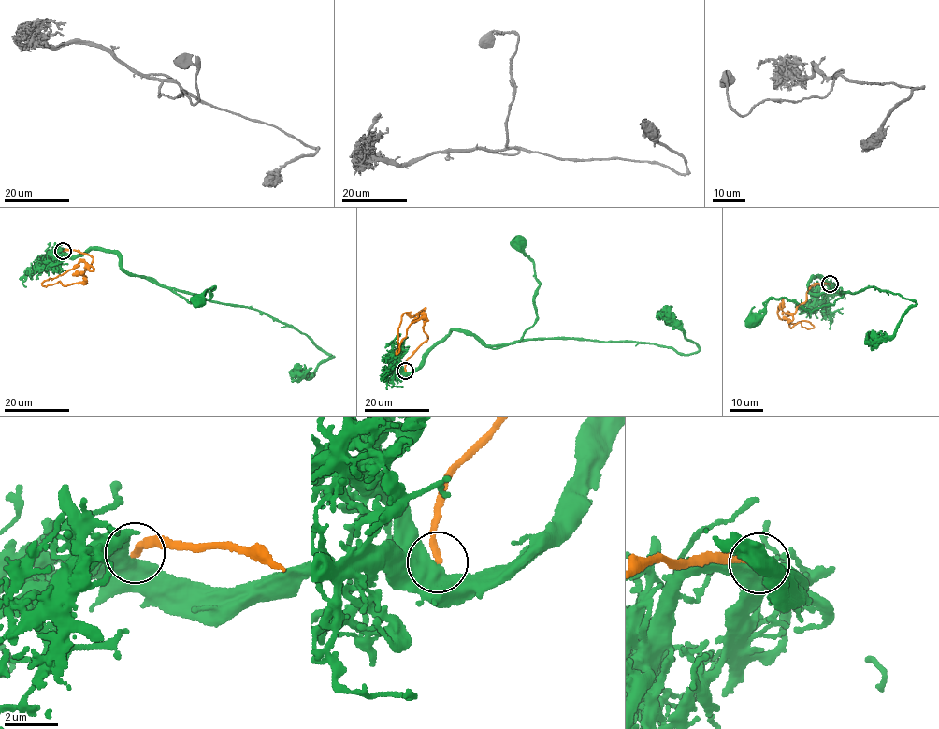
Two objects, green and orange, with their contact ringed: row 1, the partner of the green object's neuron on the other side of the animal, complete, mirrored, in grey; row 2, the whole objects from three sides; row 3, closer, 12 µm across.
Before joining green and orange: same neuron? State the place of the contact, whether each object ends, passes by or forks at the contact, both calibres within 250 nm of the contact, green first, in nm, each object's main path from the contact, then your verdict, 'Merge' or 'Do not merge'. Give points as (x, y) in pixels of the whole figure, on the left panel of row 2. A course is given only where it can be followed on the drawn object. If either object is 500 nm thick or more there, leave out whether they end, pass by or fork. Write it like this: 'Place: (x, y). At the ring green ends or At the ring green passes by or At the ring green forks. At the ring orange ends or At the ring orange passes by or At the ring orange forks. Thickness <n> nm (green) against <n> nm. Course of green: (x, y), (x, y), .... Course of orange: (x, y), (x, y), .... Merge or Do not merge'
Place: (63, 251). Thickness 700 nm (green) against 240 nm. Course of green: (63, 251), (108, 250), (126, 272), (167, 286), (195, 305), (214, 288), (198, 300). Course of orange: (63, 251), (93, 257), (86, 282), (45, 286), (82, 261), (93, 270). Do not merge

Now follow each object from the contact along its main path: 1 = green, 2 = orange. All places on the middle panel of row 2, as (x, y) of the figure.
1: (405, 371), (415, 370), (455, 329), (499, 345), (515, 343), (533, 325), (540, 284), (518, 242)
2: (405, 371), (407, 358), (427, 340), (427, 321), (411, 325), (397, 353), (400, 317), (426, 307)

